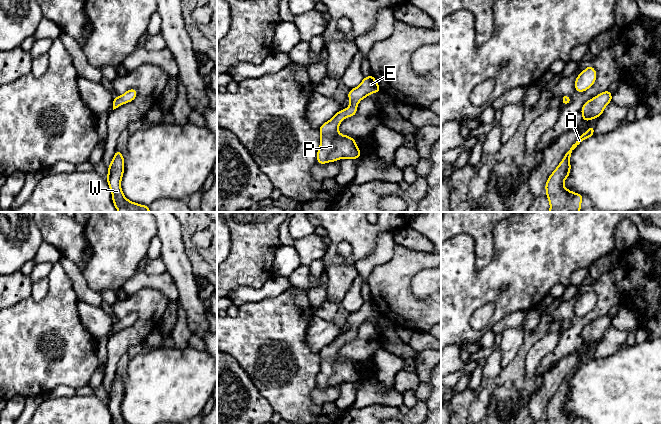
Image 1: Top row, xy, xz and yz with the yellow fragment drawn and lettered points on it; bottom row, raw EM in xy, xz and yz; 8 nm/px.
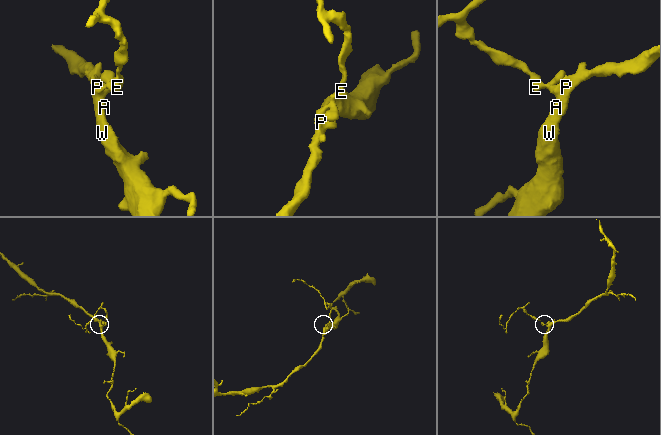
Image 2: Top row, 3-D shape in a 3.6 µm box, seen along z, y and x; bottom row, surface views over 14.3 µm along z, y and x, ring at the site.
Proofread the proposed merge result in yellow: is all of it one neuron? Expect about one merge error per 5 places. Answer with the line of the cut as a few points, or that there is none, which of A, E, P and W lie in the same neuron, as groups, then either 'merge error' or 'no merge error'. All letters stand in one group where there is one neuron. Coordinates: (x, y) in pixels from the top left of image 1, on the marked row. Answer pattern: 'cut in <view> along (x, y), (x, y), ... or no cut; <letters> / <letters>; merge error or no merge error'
no cut; A E P W; no merge error

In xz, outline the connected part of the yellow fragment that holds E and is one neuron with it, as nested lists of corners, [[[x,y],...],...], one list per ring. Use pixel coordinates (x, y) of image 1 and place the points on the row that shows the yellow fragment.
[[[373,75],[365,77],[358,87],[349,91],[347,97],[350,105],[320,126],[320,147],[317,151],[319,164],[346,158],[357,159],[361,156],[356,141],[348,135],[341,135],[338,126],[346,117],[353,117],[357,113],[358,103],[362,99],[377,92],[381,92],[381,89]]]

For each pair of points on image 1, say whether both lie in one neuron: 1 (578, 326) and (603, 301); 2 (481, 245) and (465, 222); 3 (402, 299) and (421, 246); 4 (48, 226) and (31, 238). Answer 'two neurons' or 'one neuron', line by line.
1: one neuron
2: one neuron
3: two neurons
4: two neurons

